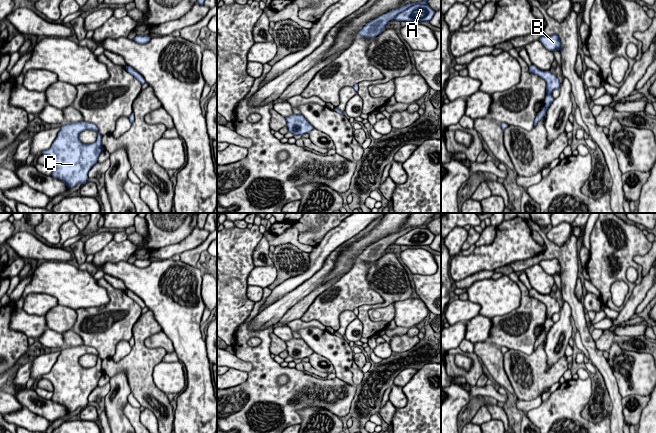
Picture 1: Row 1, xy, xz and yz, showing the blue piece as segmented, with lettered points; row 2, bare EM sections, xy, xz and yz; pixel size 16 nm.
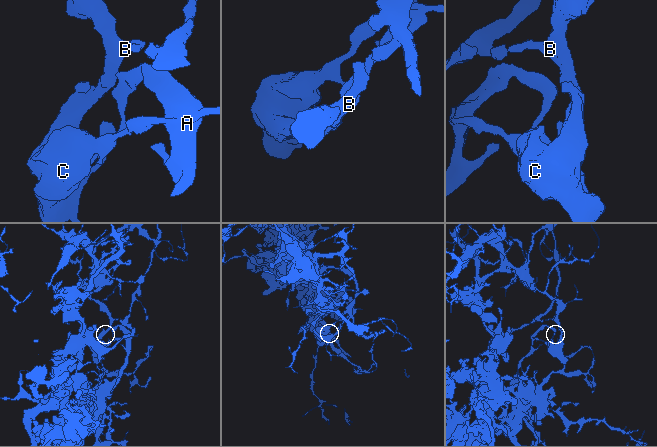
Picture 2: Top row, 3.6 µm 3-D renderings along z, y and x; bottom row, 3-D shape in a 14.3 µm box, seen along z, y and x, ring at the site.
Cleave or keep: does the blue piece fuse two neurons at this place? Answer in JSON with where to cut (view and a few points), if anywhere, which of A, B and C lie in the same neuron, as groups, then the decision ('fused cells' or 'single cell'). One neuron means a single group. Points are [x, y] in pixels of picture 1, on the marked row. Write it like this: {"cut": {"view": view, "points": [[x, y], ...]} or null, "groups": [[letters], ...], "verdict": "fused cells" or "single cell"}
{"cut": {"view": "yz", "points": [[538, 114], [537, 119]]}, "groups": [["A"], ["B", "C"]], "verdict": "fused cells"}

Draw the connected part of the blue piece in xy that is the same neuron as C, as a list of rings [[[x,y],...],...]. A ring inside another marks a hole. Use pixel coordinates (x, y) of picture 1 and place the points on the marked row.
[[[85,121],[64,123],[51,147],[42,151],[53,161],[51,176],[64,182],[68,188],[85,184],[90,169],[104,150],[102,135],[98,131],[95,124]],[[85,130],[97,132],[94,143],[84,144],[79,140],[79,134]]]

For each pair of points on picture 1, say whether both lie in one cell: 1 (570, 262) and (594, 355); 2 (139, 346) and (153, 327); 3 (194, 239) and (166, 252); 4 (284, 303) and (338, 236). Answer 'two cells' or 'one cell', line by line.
1: one cell
2: one cell
3: one cell
4: two cells

